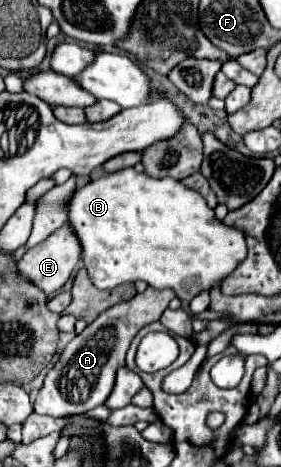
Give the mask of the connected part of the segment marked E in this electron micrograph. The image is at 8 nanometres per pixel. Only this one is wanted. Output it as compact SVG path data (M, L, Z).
M65 224L65 226L61 226L57 232L53 232L53 236L49 236L47 242L43 242L43 244L27 250L27 252L23 254L23 258L17 262L17 270L19 270L19 274L21 274L25 280L29 280L31 284L35 284L35 286L37 286L39 290L43 290L47 296L53 296L53 294L57 294L57 292L63 288L63 284L69 280L69 276L71 276L73 268L77 266L79 258L81 258L79 240L71 234L69 226Z

